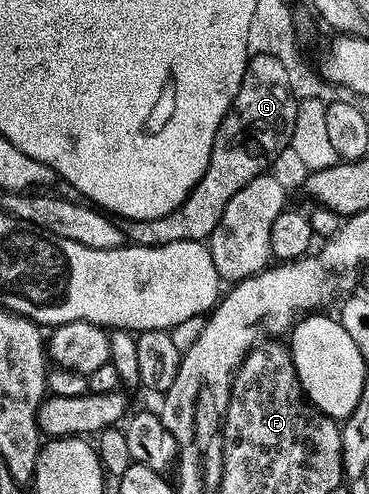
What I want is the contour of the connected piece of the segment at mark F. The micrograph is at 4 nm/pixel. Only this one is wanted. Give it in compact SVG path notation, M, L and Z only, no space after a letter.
M261 342L253 348L251 352L242 361L241 367L237 369L237 373L233 378L233 393L231 394L231 402L229 409L225 415L225 427L223 430L231 430L237 426L237 422L245 422L247 434L249 438L249 446L247 448L279 448L283 450L295 450L295 444L299 442L299 438L303 438L303 434L307 436L305 430L311 430L317 424L329 424L325 422L325 416L318 414L311 406L301 406L306 400L305 396L299 396L301 383L297 377L295 370L295 362L293 361L293 353L288 347L285 348L281 342Z

